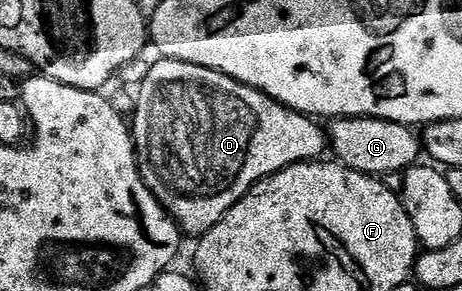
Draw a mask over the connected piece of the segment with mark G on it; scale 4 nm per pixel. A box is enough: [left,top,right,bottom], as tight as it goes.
[326,116,422,178]

